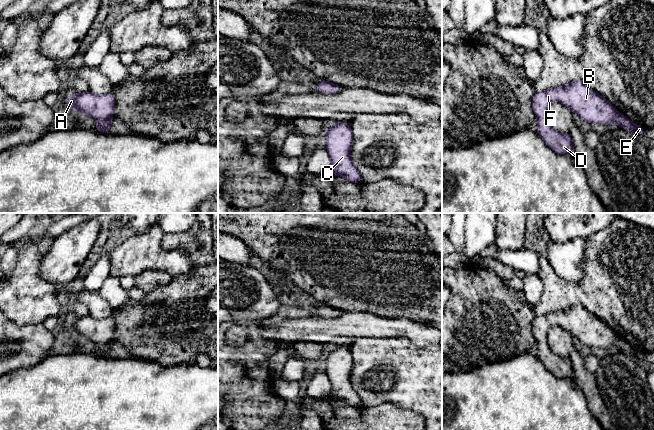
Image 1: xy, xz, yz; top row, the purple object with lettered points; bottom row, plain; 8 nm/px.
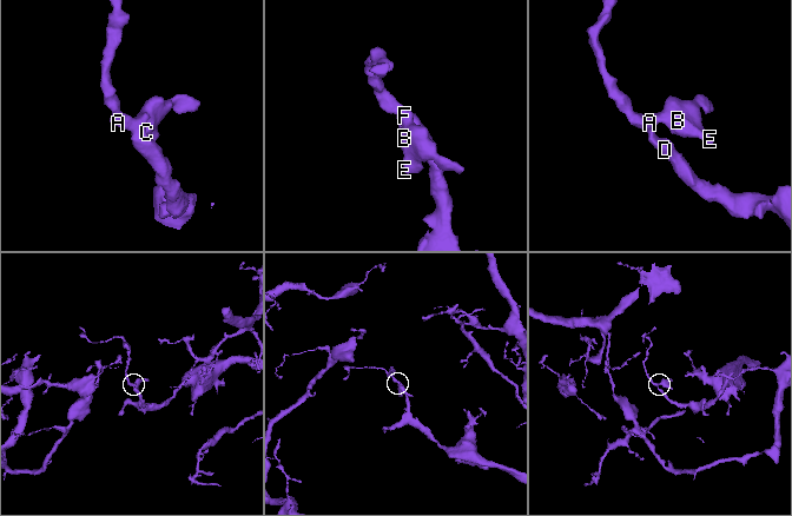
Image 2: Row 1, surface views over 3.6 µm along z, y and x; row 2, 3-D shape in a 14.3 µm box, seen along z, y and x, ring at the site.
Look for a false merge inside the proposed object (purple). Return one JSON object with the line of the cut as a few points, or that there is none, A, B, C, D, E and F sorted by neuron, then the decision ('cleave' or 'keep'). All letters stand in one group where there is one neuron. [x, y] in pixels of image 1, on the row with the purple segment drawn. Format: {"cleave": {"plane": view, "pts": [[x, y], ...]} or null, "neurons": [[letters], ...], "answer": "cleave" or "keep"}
{"cleave": null, "neurons": [["A", "B", "C", "D", "E", "F"]], "answer": "keep"}

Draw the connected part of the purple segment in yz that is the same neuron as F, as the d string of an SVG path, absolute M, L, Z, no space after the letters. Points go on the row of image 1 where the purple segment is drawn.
M575 80L536 93L532 106L537 118L537 133L544 142L560 155L575 155L570 133L555 131L547 120L547 109L553 102L566 105L589 124L620 125L632 134L645 135L643 127L632 123L619 113L603 96L589 88L584 82Z

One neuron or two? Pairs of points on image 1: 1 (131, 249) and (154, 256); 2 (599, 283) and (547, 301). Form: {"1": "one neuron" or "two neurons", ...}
{"1": "one neuron", "2": "one neuron"}

